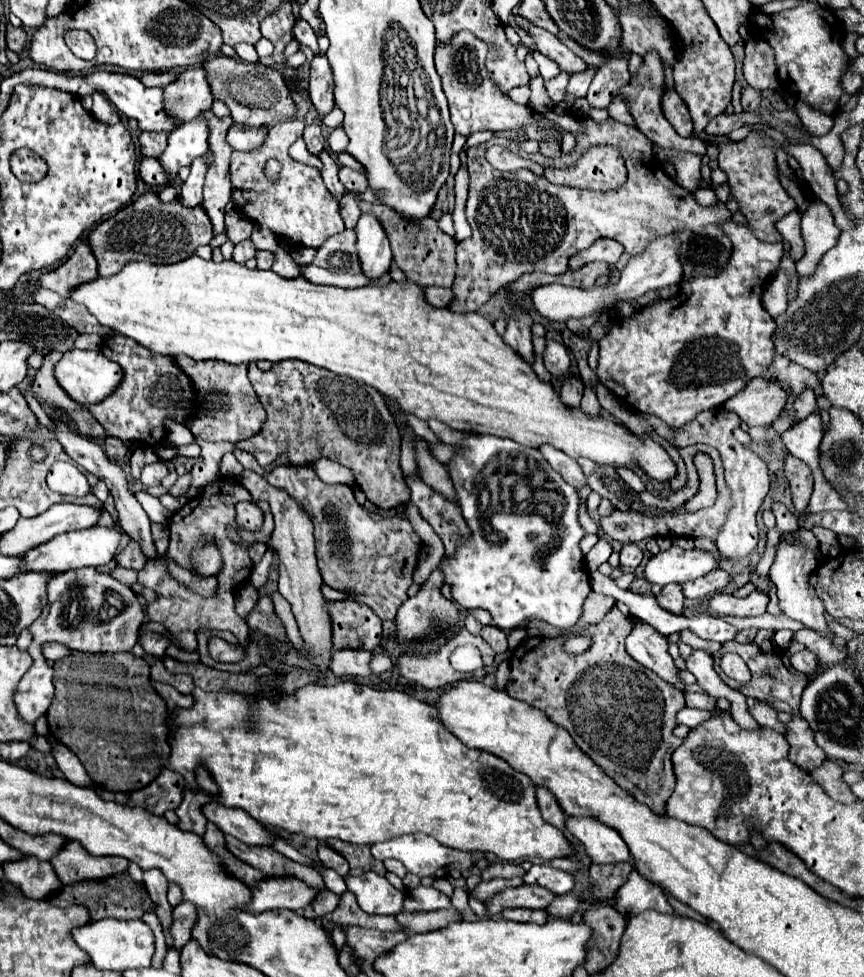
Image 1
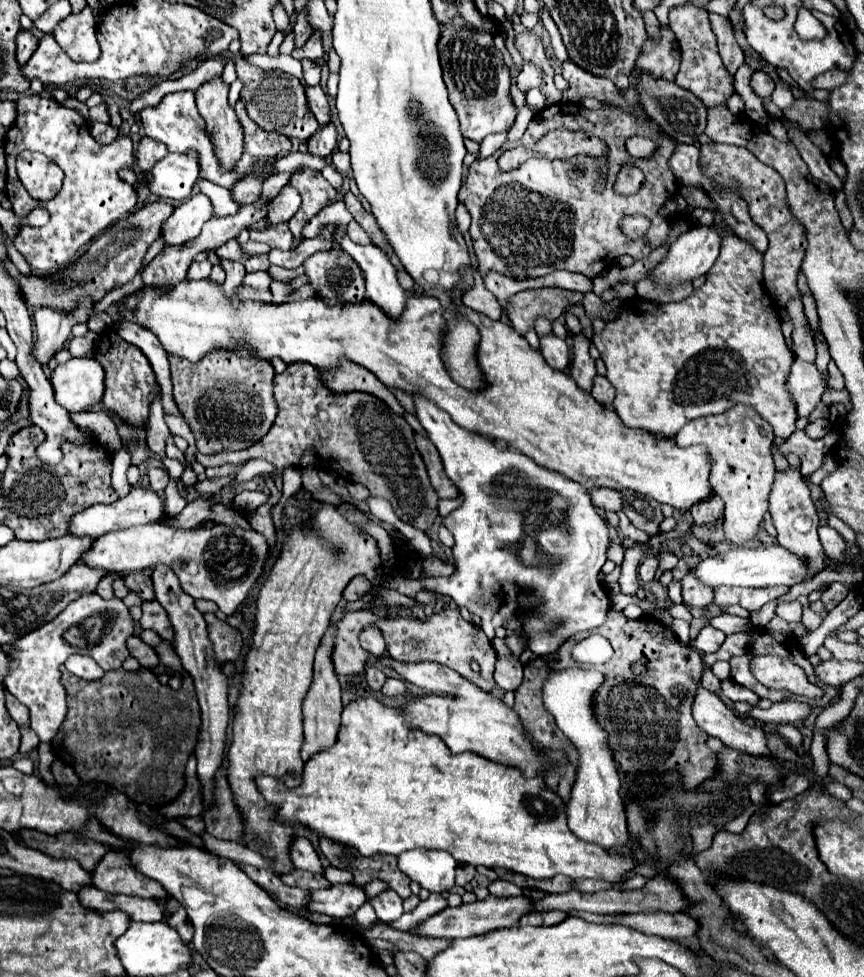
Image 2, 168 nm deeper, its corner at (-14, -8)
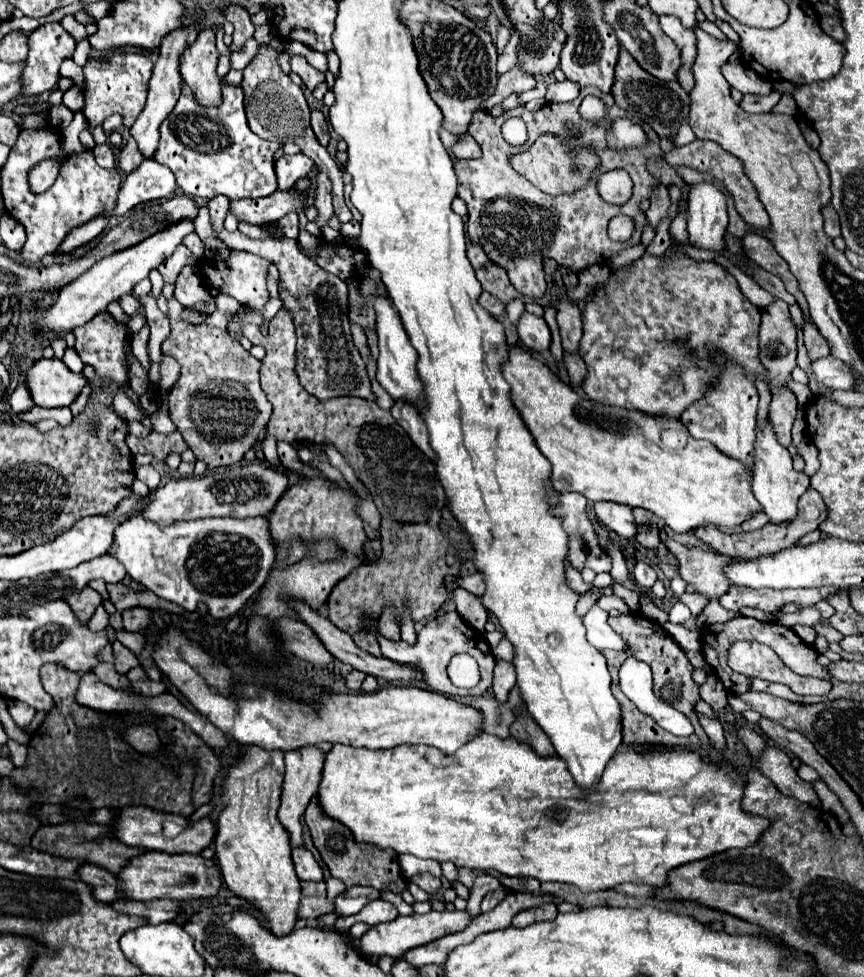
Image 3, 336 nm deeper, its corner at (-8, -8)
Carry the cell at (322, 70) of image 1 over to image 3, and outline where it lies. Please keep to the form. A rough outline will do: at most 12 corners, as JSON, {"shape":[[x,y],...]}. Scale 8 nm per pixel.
{"shape":[[305,154],[279,156],[275,174],[279,190],[293,184],[313,170],[313,160]]}

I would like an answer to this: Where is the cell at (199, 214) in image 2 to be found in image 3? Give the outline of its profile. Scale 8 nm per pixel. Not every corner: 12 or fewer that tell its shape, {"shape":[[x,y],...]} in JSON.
{"shape":[[189,220],[101,258],[43,326],[71,332],[133,290],[195,231]]}

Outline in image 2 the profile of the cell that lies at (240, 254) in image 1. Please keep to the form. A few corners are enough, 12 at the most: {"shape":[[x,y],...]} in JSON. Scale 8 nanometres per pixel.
{"shape":[[233,260],[221,262],[227,272],[225,290],[231,294],[243,282],[245,268]]}

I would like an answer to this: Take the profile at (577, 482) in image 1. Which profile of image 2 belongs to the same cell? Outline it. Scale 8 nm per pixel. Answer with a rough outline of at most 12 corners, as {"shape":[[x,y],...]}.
{"shape":[[589,488],[597,508],[617,512],[621,496],[611,488]]}

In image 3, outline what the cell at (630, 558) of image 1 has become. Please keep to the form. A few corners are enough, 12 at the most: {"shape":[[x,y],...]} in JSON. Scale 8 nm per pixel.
{"shape":[[637,562],[633,580],[639,588],[649,590],[657,574],[647,562]]}

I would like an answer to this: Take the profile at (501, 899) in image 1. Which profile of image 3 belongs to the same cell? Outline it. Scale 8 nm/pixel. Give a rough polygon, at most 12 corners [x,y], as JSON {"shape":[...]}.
{"shape":[[429,912],[375,924],[365,954],[399,958],[461,932],[467,912]]}

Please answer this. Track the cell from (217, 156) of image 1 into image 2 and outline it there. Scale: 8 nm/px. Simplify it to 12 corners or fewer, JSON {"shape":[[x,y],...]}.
{"shape":[[221,78],[203,84],[197,108],[215,158],[235,168],[243,126]]}

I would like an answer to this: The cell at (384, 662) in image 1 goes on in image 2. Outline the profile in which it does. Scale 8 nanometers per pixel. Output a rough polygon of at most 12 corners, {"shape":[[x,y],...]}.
{"shape":[[375,664],[367,666],[365,678],[369,688],[381,690],[385,672]]}

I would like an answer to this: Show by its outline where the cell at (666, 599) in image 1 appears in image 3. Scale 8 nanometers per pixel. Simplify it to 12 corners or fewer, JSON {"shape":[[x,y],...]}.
{"shape":[[665,542],[679,574],[695,592],[719,598],[729,590],[725,564],[715,550]]}

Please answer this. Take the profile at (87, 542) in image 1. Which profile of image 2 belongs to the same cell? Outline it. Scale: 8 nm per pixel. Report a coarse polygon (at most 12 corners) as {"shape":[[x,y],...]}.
{"shape":[[131,526],[83,564],[167,564],[195,600],[233,614],[265,572],[259,532]]}

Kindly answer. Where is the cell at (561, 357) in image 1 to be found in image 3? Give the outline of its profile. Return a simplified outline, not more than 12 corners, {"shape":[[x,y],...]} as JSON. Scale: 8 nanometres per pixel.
{"shape":[[523,312],[517,334],[527,348],[549,350],[543,318]]}

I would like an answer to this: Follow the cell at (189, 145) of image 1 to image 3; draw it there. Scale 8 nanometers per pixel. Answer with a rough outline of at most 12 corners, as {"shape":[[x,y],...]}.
{"shape":[[145,160],[121,184],[113,216],[173,196],[175,176]]}

